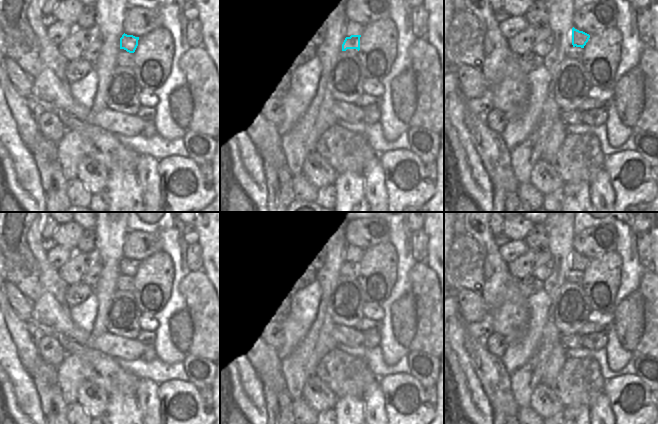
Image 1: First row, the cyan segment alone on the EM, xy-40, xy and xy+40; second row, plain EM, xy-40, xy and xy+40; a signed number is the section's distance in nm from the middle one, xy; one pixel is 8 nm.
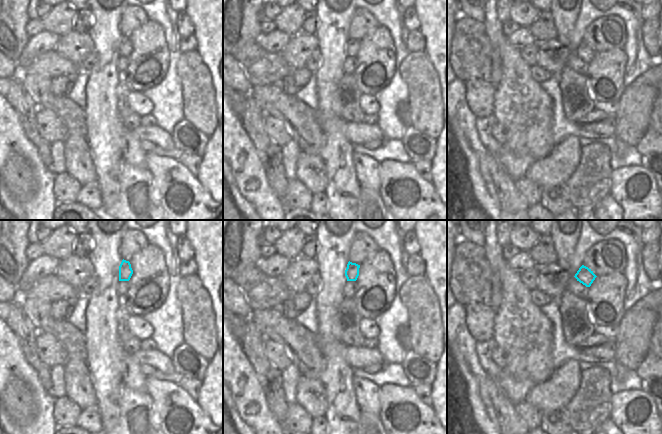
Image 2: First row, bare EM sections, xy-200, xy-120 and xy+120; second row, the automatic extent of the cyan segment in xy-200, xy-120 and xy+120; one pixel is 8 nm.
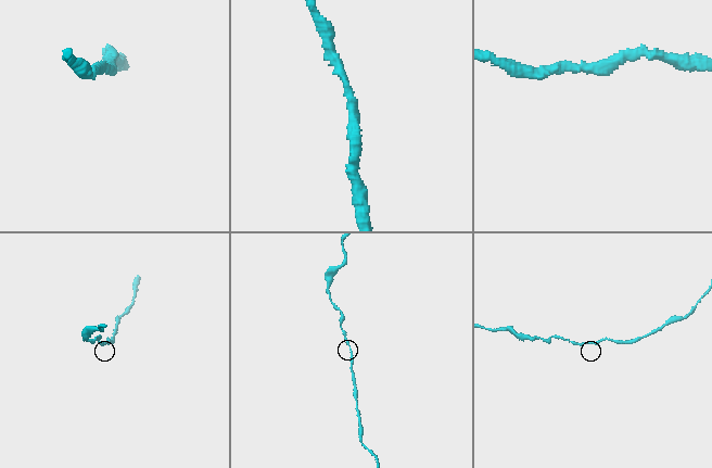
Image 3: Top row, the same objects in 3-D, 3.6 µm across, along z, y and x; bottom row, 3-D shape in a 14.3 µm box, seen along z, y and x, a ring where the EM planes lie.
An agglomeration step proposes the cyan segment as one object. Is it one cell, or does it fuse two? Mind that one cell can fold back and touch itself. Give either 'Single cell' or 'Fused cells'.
Single cell

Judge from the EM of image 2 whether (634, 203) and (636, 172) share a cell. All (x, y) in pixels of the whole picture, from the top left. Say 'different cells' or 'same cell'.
same cell

